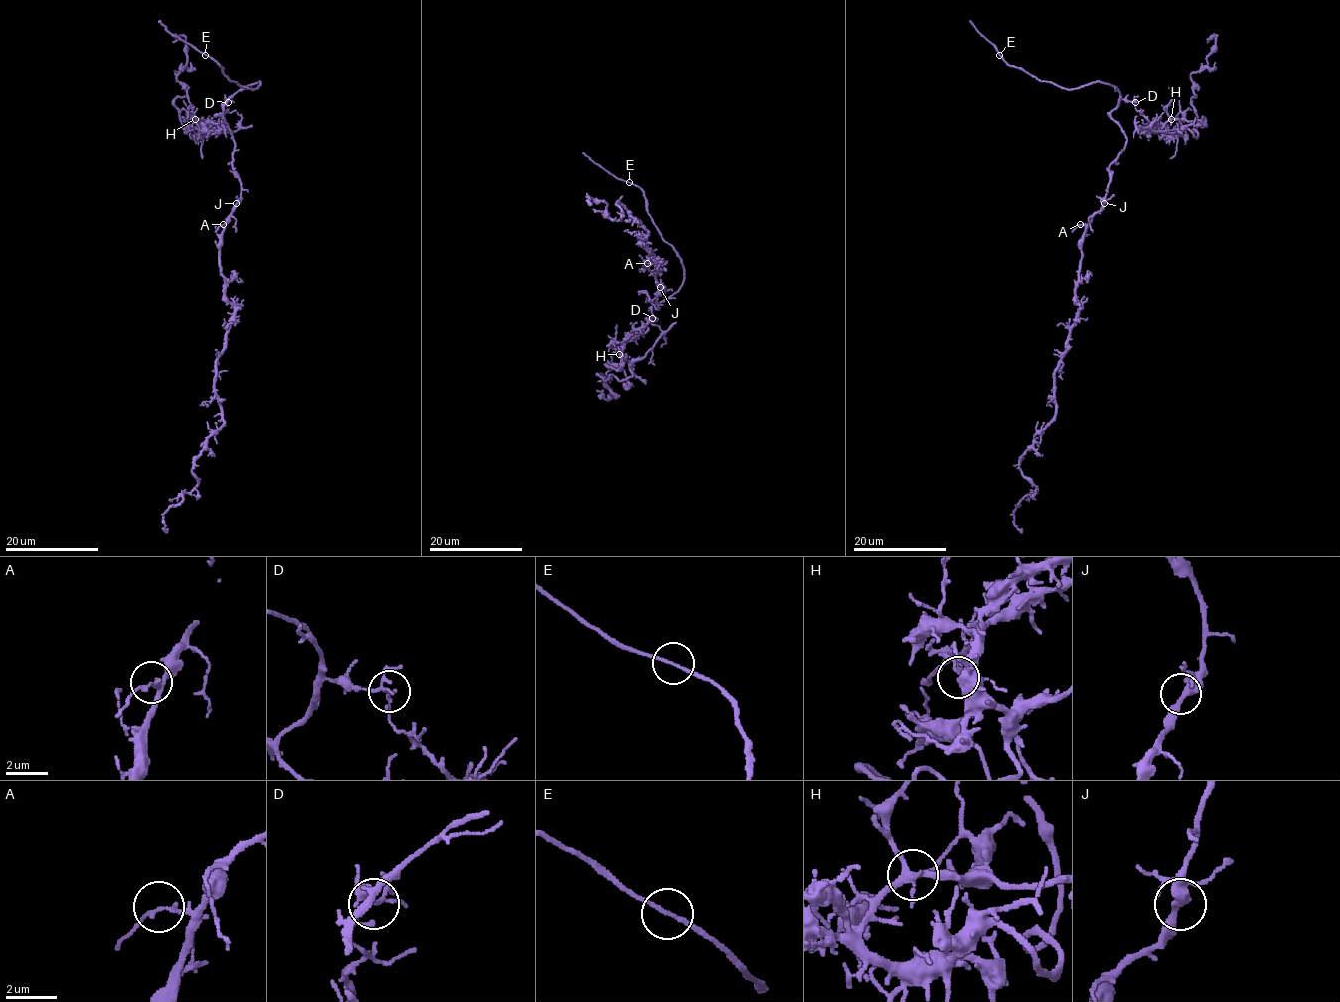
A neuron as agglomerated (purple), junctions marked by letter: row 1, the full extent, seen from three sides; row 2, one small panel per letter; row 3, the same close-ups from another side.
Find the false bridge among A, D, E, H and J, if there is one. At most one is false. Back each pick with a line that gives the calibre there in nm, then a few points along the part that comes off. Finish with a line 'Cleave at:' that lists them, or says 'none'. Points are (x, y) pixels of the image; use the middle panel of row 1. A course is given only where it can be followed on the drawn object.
D: Thickness 130 nm. Course of the part to remove: (652, 318), (624, 346), (632, 376), (605, 381), (598, 375), (611, 377), (600, 374), (611, 397), (597, 390)
Cleave at: D

